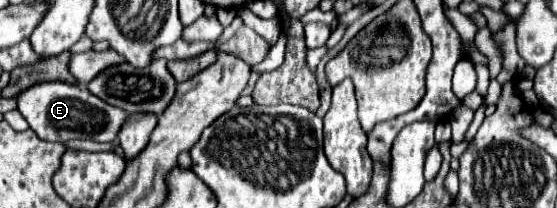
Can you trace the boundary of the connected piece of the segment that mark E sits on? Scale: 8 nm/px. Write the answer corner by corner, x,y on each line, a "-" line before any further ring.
38,83
18,95
18,111
28,121
30,129
46,141
72,141
72,139
90,139
98,143
114,143
120,127
128,119
128,113
120,111
96,99
84,85
78,83

